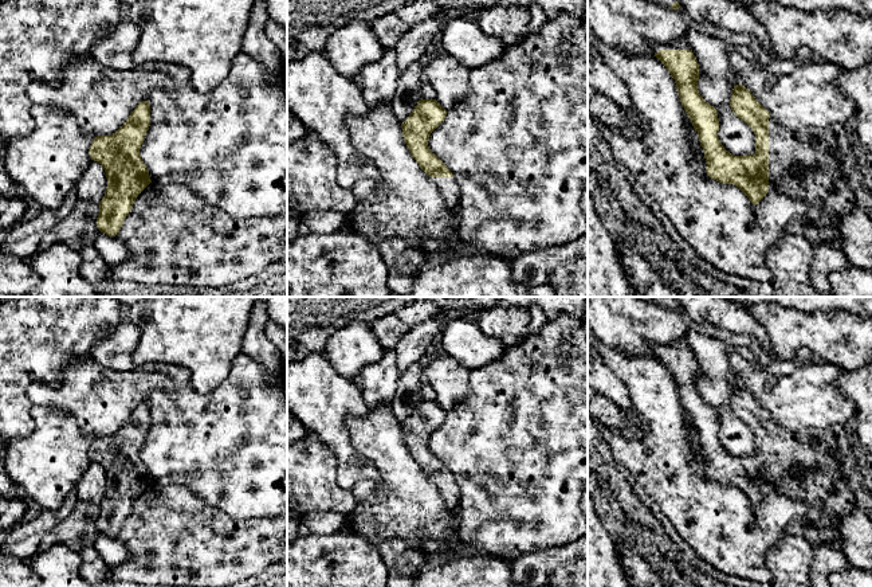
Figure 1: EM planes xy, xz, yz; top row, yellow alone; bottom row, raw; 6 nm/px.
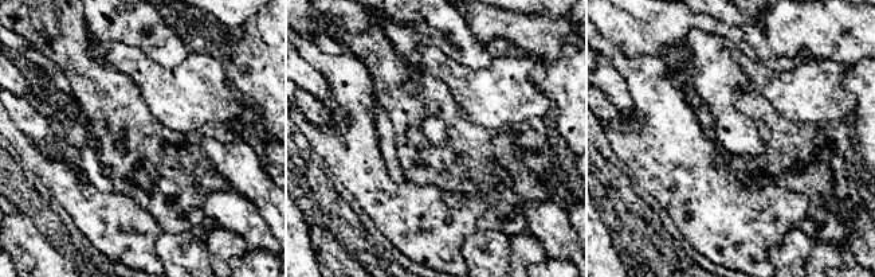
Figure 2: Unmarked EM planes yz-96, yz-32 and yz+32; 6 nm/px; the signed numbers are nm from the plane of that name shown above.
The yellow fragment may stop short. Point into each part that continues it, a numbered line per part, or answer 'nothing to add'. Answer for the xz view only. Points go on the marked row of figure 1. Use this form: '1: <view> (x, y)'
1: xz (448, 188)

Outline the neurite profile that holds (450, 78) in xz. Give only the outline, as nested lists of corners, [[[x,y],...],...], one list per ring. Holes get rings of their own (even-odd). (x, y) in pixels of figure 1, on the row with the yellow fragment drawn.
[[[447,52],[425,64],[424,79],[432,85],[436,101],[447,111],[471,93],[470,69]]]

